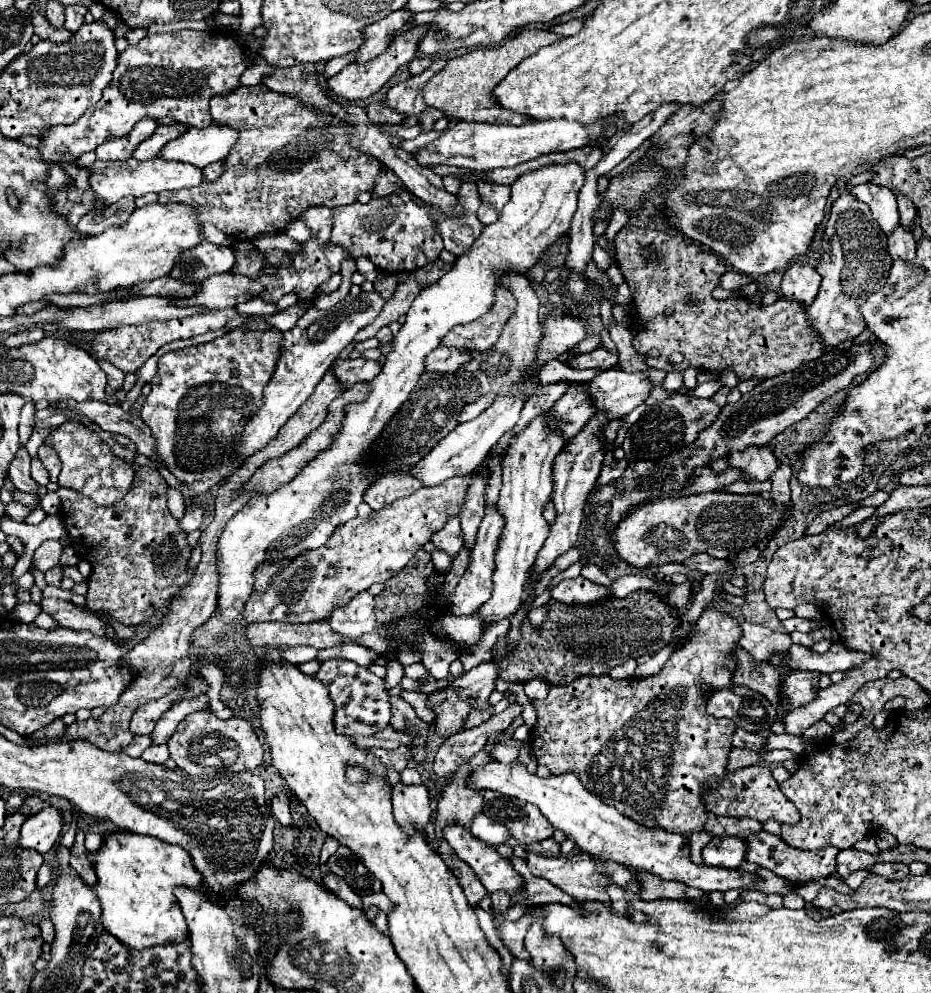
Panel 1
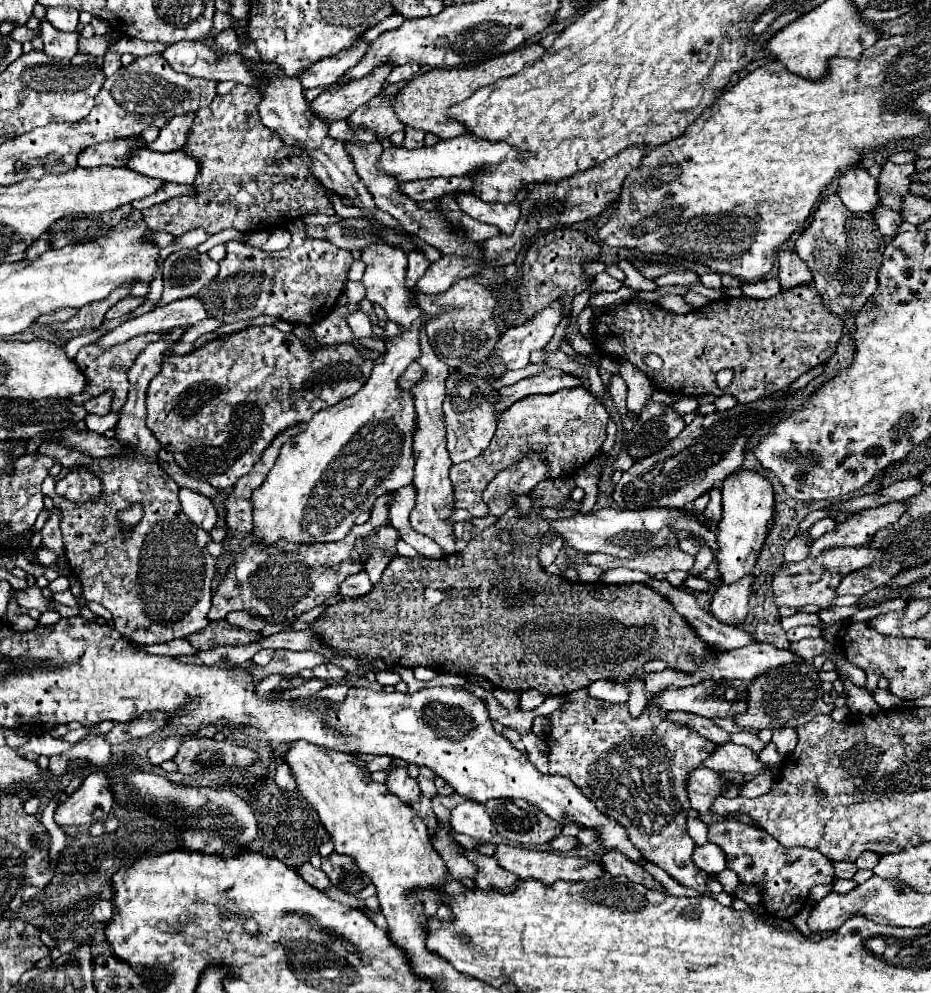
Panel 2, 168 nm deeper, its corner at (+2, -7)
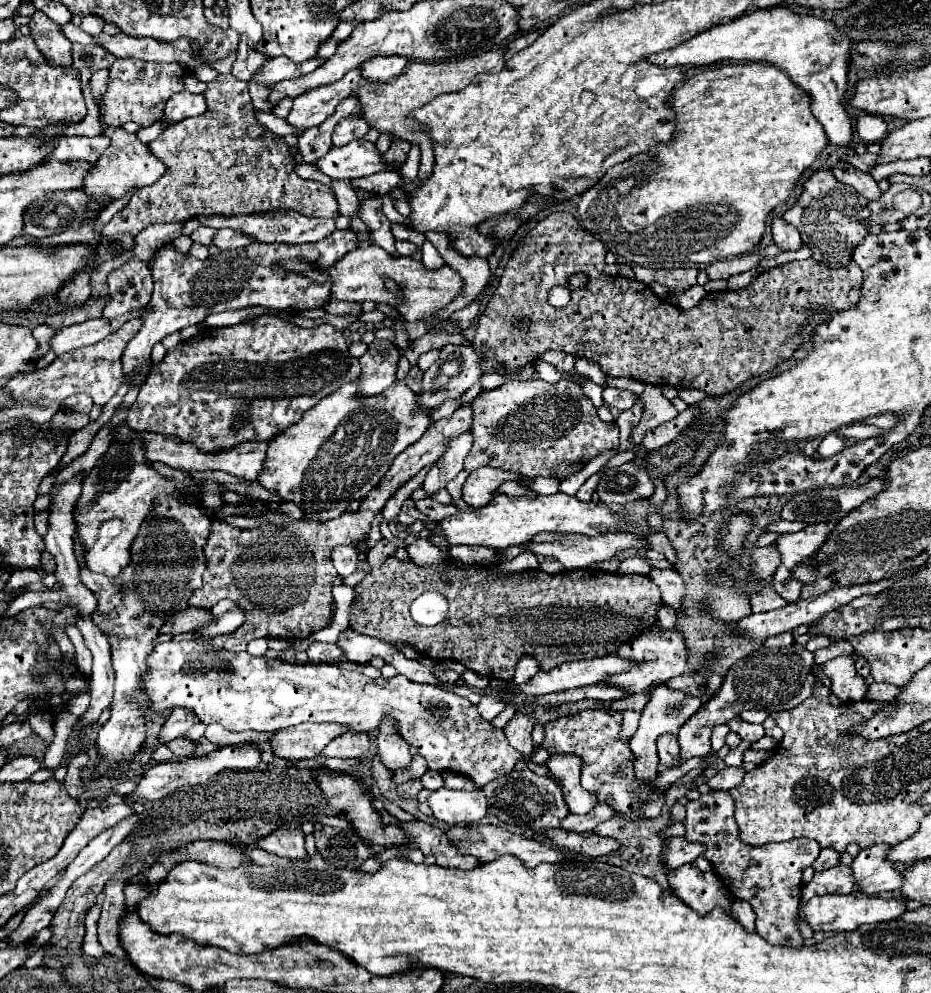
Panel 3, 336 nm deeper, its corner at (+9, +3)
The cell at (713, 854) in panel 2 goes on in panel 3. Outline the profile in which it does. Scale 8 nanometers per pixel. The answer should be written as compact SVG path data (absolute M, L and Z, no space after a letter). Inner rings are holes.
M668 838L664 842L660 862L664 868L680 868L682 864L694 862L704 852L704 844L688 842L686 838Z

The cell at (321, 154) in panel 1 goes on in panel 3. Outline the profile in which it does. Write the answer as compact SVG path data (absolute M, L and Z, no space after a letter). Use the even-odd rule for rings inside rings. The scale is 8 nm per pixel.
M218 74L204 92L208 110L202 116L180 120L168 126L156 140L148 144L148 150L166 164L166 172L150 186L134 192L128 204L114 214L114 218L102 228L106 236L132 234L156 224L156 222L186 222L200 214L254 214L254 212L272 212L272 210L294 210L308 218L336 218L338 204L336 196L326 184L300 178L294 171L294 160L288 146L278 142L278 136L272 134L266 126L258 124L254 118L254 106L248 94L248 84L236 80L232 74Z

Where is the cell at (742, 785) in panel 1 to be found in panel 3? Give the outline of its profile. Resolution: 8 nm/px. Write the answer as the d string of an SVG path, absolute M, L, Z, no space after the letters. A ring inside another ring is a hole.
M662 734L658 736L658 758L660 758L660 764L662 766L678 766L678 740L674 734Z

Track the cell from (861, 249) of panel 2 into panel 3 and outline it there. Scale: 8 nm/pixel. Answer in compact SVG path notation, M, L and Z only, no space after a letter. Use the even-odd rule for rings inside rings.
M816 170L802 184L802 194L796 204L784 212L784 220L794 224L800 234L804 246L812 250L812 258L826 262L830 268L846 266L852 258L852 248L864 242L868 236L868 226L862 224L870 216L866 208L864 196L860 196L854 188L840 184L830 170Z

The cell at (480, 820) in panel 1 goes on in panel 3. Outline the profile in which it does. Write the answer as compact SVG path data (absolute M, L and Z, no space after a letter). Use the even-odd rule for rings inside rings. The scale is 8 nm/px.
M438 788L430 794L428 806L436 820L448 824L470 824L486 816L486 800L480 788L472 792Z

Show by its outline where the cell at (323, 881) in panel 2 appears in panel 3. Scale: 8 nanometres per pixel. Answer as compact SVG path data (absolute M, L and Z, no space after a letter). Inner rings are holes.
M278 828L276 832L262 836L260 840L256 840L256 846L272 852L276 856L282 858L292 858L292 860L300 860L306 856L306 848L304 848L304 834L302 830L286 830L286 828Z

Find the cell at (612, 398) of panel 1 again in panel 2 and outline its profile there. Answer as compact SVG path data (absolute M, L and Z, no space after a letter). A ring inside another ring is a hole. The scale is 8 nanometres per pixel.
M569 388L555 394L535 394L531 398L517 400L509 406L497 424L497 432L491 440L491 446L475 460L459 462L451 466L451 482L455 488L455 508L465 508L473 516L485 516L487 508L481 500L483 490L489 480L509 464L517 462L523 452L539 450L547 456L551 466L551 478L571 474L585 464L589 464L605 440L605 428L611 420L609 408L599 402L587 388Z

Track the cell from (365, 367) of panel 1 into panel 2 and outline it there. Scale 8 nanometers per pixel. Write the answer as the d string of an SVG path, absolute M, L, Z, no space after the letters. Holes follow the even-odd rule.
M251 326L237 334L219 336L185 356L171 354L163 360L161 372L151 380L147 390L147 428L173 454L185 474L219 490L231 488L253 468L279 432L293 424L309 422L315 412L361 390L373 362L347 352L347 348L325 346L317 354L311 354L295 334L285 334L275 326Z

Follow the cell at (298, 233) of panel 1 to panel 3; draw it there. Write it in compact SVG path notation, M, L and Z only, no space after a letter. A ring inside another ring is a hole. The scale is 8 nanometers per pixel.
M224 228L224 230L218 230L212 238L212 244L222 248L222 250L228 250L228 248L238 248L238 246L246 246L250 244L250 238L242 238L240 234L234 234L232 228Z

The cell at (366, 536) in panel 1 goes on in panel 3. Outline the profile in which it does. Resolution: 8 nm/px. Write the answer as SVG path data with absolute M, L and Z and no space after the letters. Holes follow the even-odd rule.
M220 600L216 606L210 608L212 622L200 628L204 638L214 638L218 634L232 634L244 622L244 612L232 600Z

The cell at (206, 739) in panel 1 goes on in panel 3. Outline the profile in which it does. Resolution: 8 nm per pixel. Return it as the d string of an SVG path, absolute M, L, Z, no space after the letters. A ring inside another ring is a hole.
M176 738L176 740L168 742L166 746L174 752L174 756L178 756L178 758L188 758L188 756L192 756L192 752L194 752L194 748L196 748L196 742L186 740L186 738Z

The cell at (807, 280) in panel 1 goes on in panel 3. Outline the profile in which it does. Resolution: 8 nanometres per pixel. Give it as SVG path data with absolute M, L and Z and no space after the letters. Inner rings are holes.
M782 216L772 218L772 236L774 236L774 242L786 252L790 250L794 252L802 248L800 232L796 232L796 228L792 228L792 224L788 224Z

